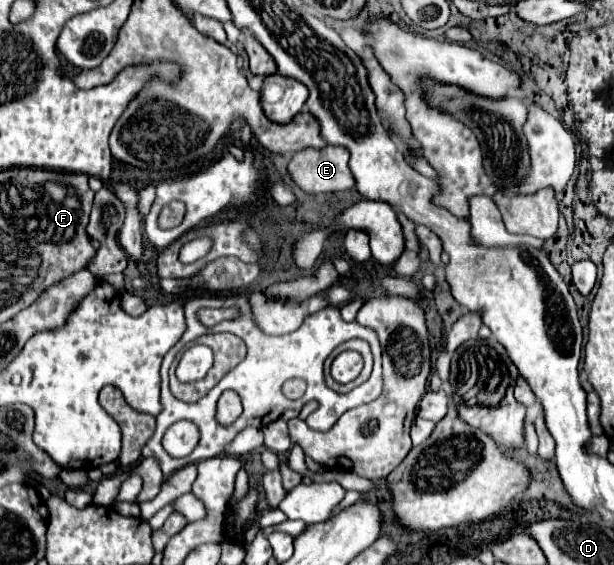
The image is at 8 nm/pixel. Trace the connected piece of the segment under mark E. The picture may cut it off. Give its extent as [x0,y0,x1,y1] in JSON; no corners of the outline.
[289,145,355,193]

